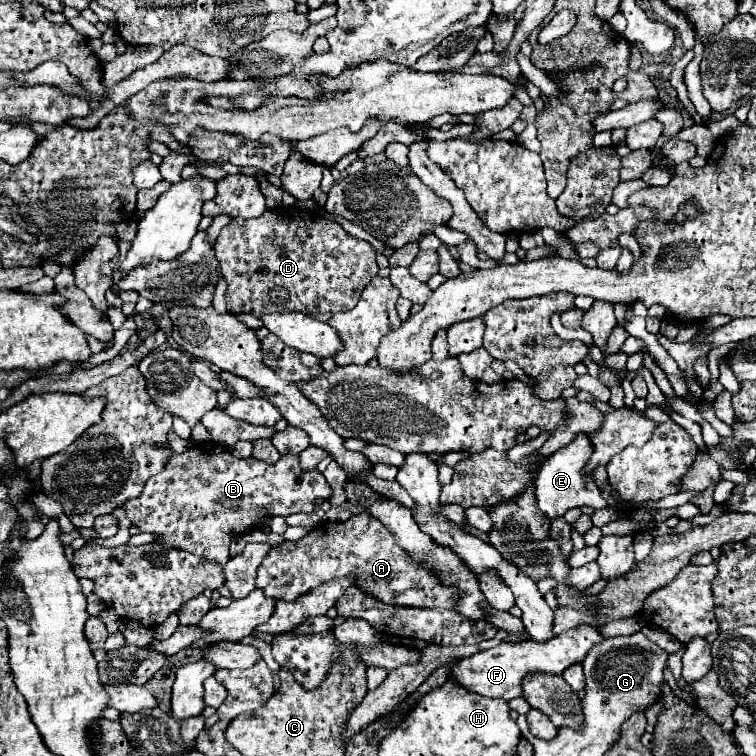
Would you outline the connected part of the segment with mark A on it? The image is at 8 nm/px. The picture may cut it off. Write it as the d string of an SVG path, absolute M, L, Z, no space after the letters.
M358 513L342 523L320 523L302 539L282 541L272 547L256 571L256 587L268 597L292 601L308 589L344 575L354 575L356 585L362 585L366 593L392 605L452 609L452 597L456 597L456 589L442 587L436 575L416 565L416 561L396 545L392 533L368 513Z

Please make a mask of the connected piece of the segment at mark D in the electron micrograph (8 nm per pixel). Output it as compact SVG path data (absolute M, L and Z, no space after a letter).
M274 207L274 209L266 209L260 217L256 219L232 219L226 227L222 227L216 243L214 243L214 251L216 251L216 259L220 263L220 271L228 283L228 289L226 289L226 305L228 305L228 311L230 313L252 313L256 317L260 317L262 313L284 313L284 311L300 311L300 313L306 313L318 321L328 321L334 313L340 313L340 311L348 311L348 309L354 309L356 303L358 303L358 297L362 293L362 289L368 285L368 281L378 273L378 265L376 265L376 251L374 247L368 243L368 241L362 241L362 239L356 239L352 237L350 233L346 233L342 229L340 223L336 221L330 221L326 219L324 215L320 215L320 211L314 211L314 209L306 209L302 211L302 207L290 207L290 209L284 209L284 207Z

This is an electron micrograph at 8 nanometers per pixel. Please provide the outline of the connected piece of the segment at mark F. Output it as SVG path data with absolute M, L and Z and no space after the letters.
M578 625L574 629L568 629L556 637L552 637L546 643L536 643L536 641L522 641L522 643L500 643L494 649L480 651L472 657L460 659L458 665L450 671L450 679L456 681L458 685L466 687L468 691L486 695L486 697L500 697L500 699L514 699L522 695L522 681L524 677L532 673L552 673L552 675L562 675L564 669L582 663L588 651L602 643L604 637L600 631L592 625Z

